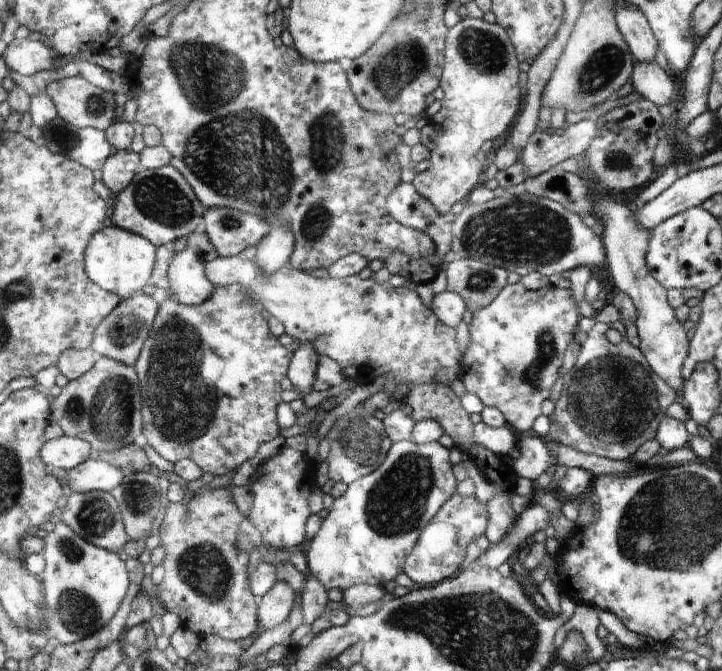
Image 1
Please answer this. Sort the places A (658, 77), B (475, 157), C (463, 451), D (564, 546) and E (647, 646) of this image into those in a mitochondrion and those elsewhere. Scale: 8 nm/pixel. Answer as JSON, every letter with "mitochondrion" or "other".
{"A":"other","B":"other","C":"other","D":"other","E":"other"}

